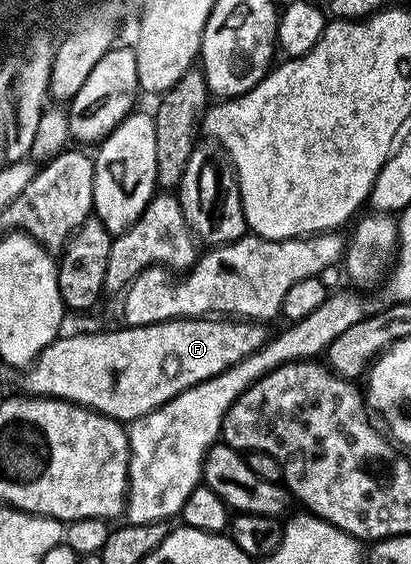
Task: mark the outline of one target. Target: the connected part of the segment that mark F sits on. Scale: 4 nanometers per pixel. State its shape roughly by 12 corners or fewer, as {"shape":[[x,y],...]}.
{"shape":[[239,318],[52,341],[23,391],[142,420],[269,339]]}

